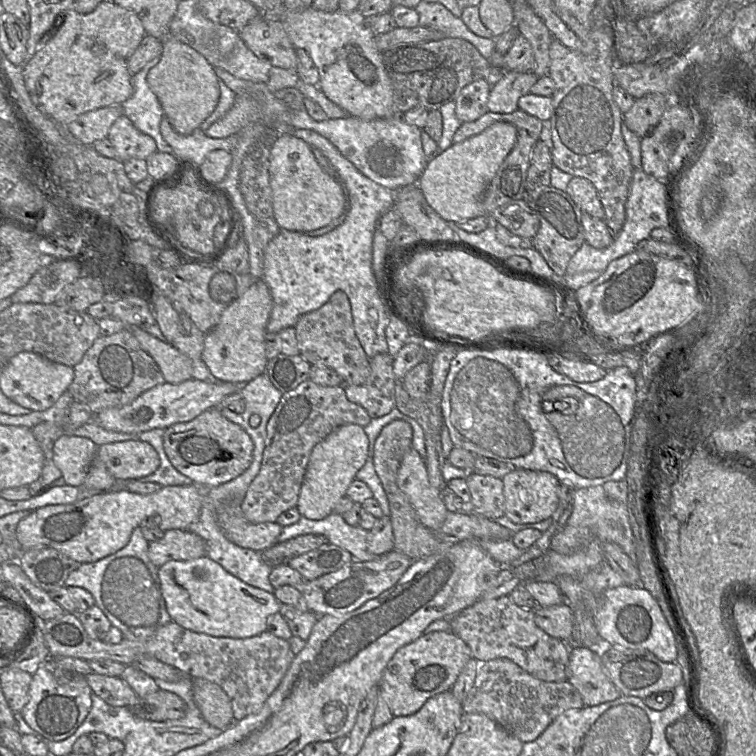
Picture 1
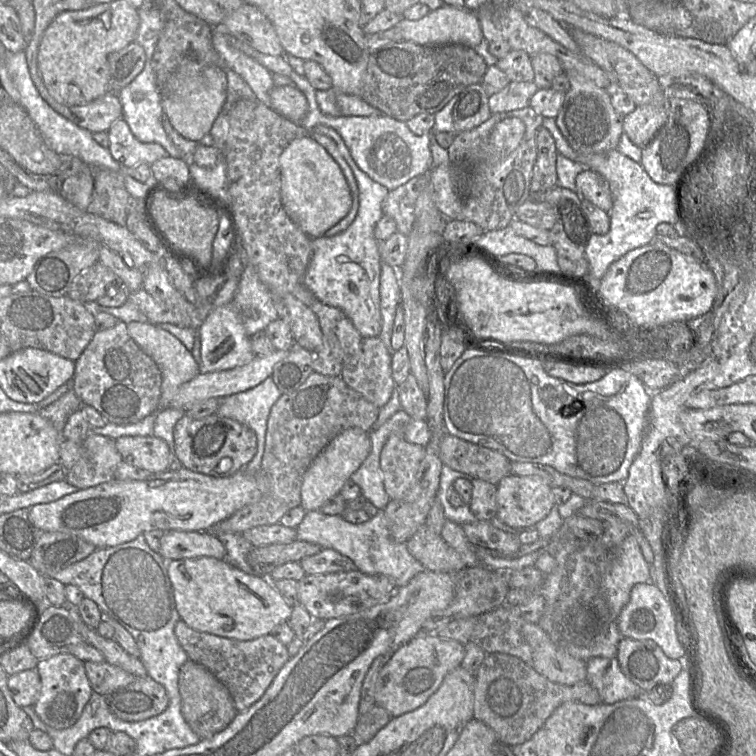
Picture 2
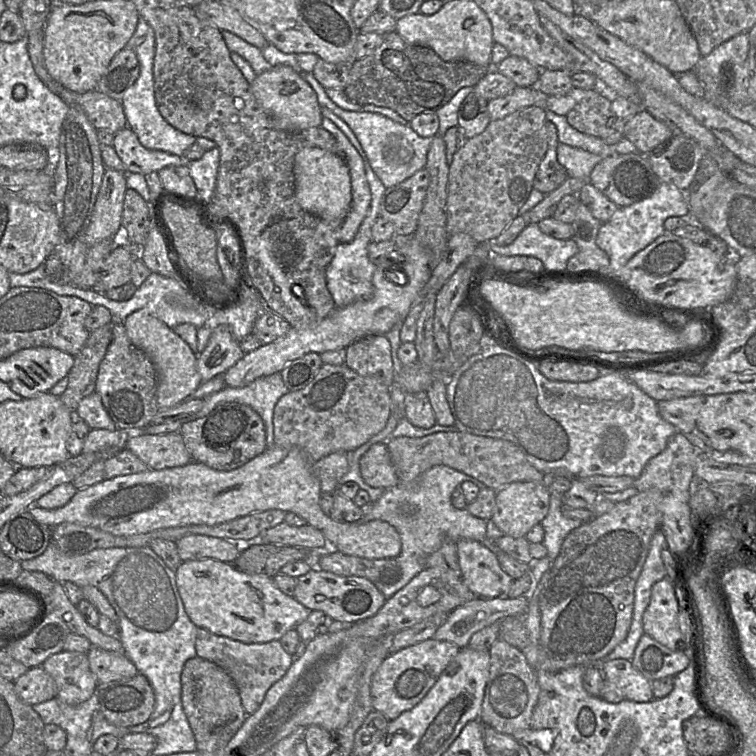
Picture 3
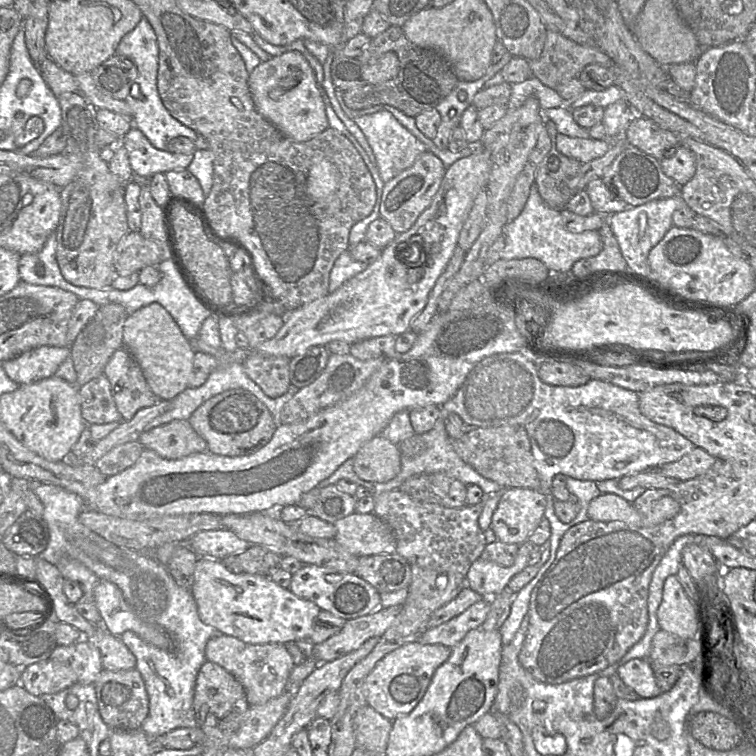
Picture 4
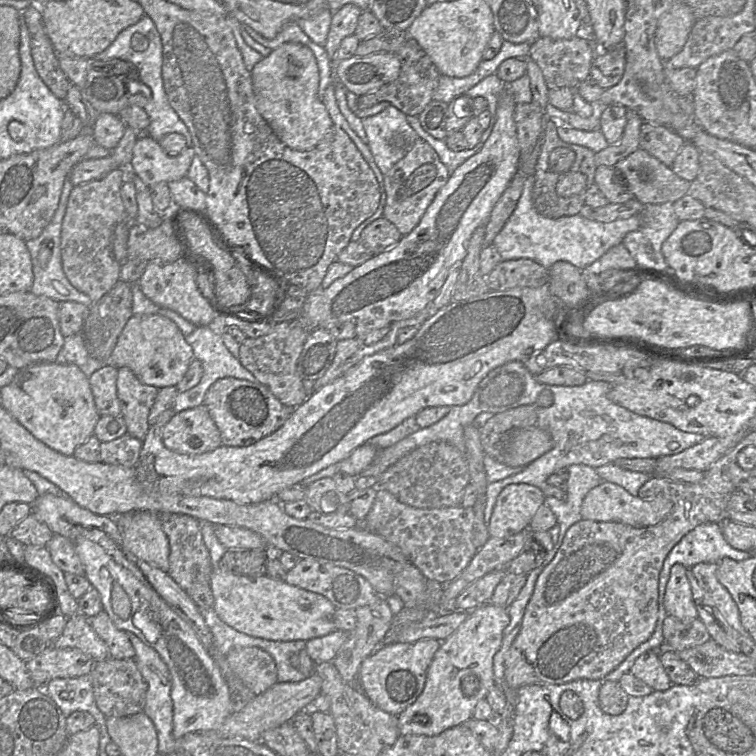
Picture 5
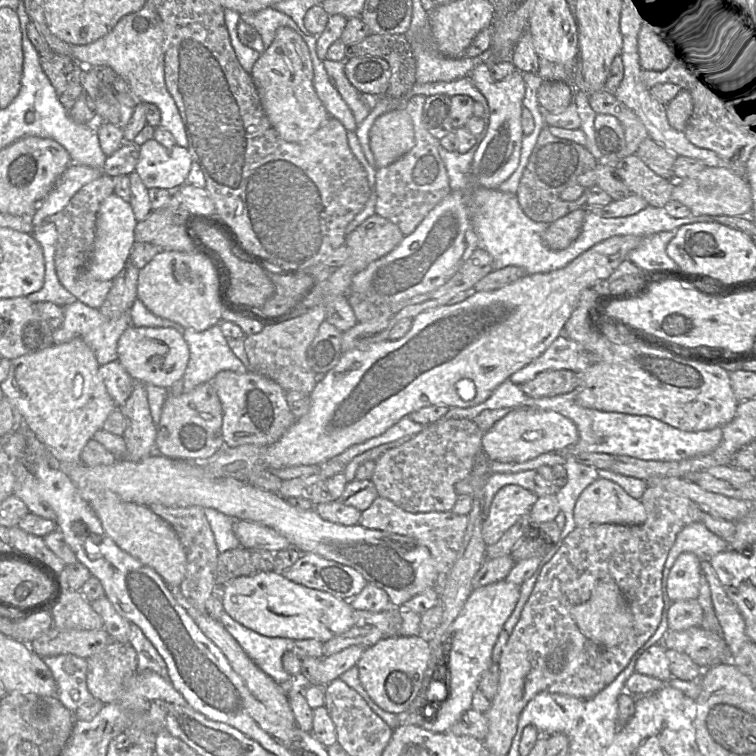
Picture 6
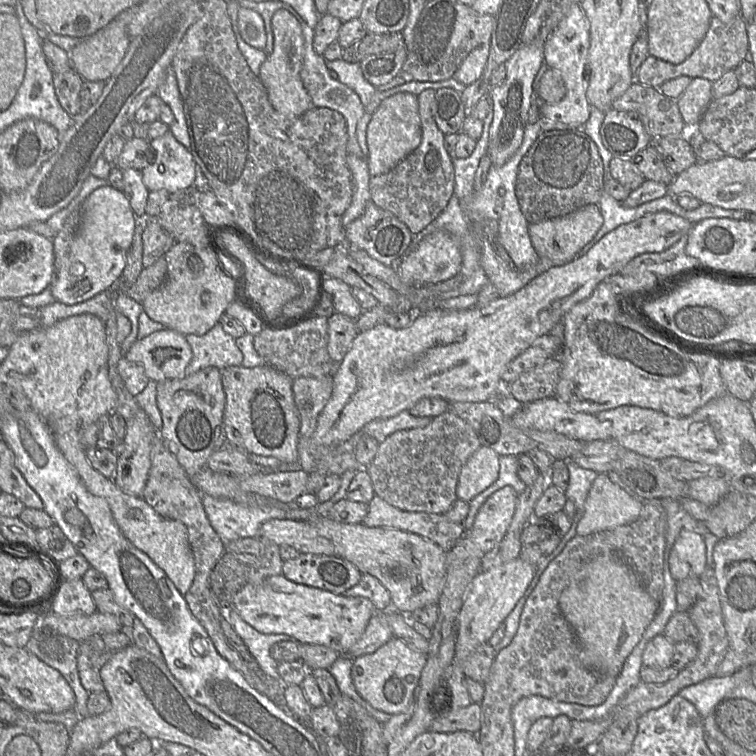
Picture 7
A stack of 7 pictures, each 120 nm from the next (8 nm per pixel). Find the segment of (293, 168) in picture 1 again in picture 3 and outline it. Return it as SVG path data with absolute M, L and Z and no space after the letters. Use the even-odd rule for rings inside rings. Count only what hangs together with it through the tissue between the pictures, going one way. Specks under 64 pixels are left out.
M318 147L304 148L295 156L294 178L295 197L304 211L326 222L344 222L352 201L352 188L349 170L342 157Z

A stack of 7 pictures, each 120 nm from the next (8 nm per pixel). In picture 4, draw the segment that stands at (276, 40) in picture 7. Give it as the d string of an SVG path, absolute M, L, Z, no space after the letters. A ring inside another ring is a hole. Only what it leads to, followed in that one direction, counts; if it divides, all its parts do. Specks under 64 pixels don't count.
M289 51L260 62L249 74L248 85L257 111L288 138L304 142L329 127L314 71L300 52Z

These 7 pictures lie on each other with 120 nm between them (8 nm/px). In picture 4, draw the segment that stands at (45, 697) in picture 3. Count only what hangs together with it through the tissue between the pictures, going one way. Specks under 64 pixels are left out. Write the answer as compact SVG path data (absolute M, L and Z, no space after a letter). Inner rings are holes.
M47 659L21 669L20 685L34 696L55 694L77 683L68 665Z

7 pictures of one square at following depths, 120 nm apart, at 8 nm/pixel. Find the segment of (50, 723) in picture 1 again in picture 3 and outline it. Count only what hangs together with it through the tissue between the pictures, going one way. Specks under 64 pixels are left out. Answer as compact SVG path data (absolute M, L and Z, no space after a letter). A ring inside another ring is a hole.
M61 651L48 657L42 668L54 680L56 698L68 705L79 705L87 701L97 688L85 653Z

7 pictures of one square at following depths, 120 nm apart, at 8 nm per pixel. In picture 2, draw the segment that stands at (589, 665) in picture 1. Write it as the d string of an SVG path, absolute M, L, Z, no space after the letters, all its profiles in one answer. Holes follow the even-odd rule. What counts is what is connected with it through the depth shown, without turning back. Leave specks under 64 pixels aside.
M593 657L586 661L586 681L599 693L604 704L643 697L642 690L621 671L616 658Z

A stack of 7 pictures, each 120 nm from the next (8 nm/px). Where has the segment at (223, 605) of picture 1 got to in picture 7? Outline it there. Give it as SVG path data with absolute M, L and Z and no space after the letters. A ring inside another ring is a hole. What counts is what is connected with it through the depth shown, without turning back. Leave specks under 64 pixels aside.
M283 574L270 576L259 584L247 583L235 595L234 608L241 618L264 634L286 634L300 644L327 646L348 655L365 631L376 610L364 597L348 597L298 584Z

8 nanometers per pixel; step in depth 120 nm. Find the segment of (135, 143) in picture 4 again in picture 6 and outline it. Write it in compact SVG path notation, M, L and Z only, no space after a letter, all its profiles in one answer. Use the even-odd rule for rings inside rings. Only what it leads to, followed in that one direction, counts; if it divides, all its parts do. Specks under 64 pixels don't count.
M154 138L140 146L135 171L147 189L175 191L187 183L192 158L187 148L167 148Z

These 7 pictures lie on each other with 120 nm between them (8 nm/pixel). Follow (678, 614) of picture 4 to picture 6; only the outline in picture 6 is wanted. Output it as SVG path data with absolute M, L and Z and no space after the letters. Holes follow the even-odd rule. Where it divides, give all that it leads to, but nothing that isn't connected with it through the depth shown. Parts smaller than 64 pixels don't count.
M691 552L678 556L668 577L668 596L672 602L697 599L702 576L701 559Z

